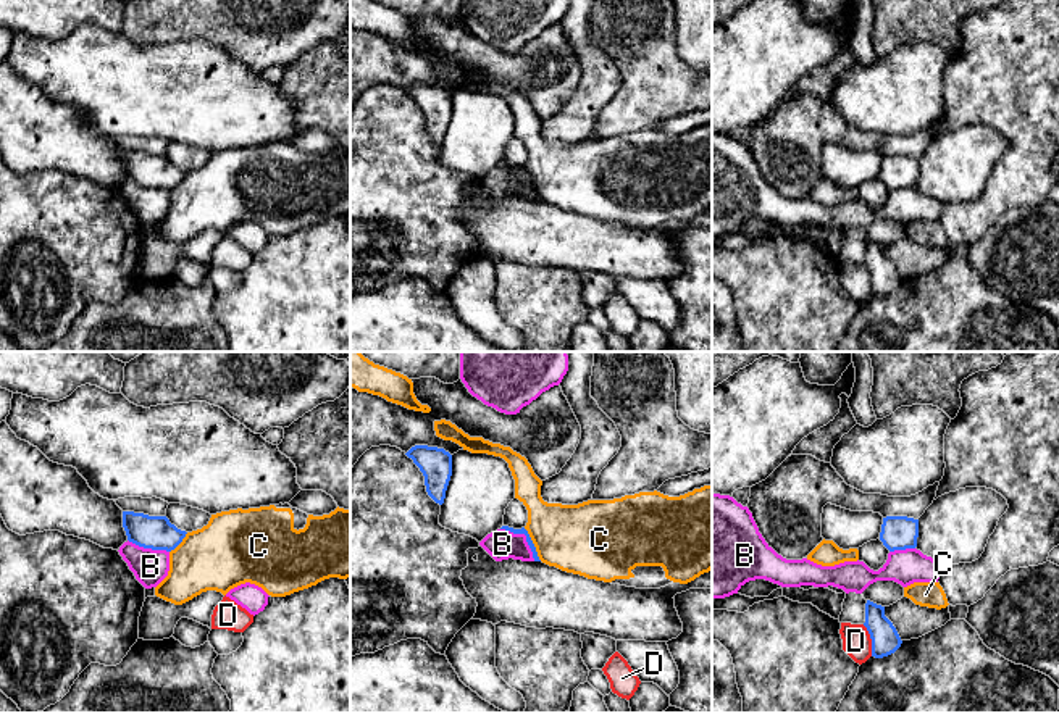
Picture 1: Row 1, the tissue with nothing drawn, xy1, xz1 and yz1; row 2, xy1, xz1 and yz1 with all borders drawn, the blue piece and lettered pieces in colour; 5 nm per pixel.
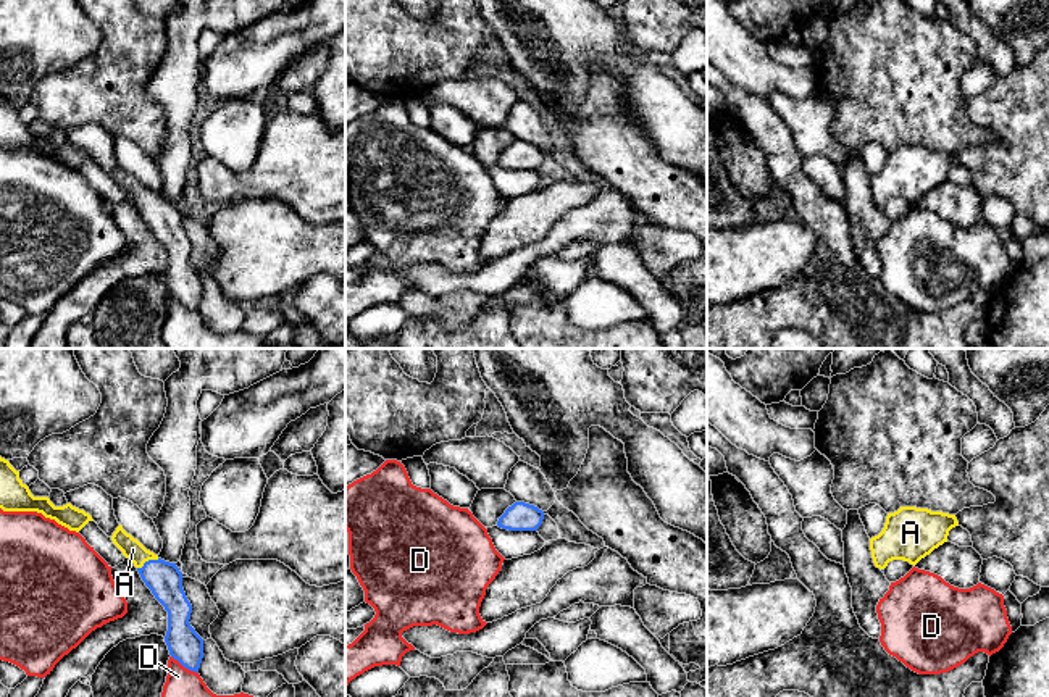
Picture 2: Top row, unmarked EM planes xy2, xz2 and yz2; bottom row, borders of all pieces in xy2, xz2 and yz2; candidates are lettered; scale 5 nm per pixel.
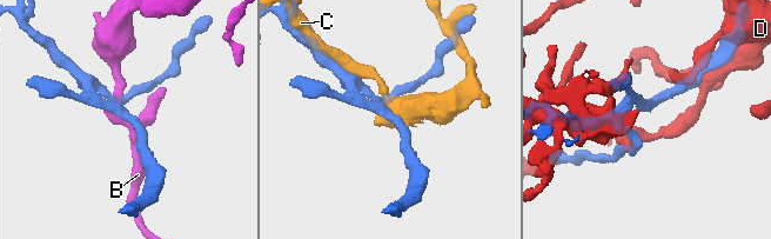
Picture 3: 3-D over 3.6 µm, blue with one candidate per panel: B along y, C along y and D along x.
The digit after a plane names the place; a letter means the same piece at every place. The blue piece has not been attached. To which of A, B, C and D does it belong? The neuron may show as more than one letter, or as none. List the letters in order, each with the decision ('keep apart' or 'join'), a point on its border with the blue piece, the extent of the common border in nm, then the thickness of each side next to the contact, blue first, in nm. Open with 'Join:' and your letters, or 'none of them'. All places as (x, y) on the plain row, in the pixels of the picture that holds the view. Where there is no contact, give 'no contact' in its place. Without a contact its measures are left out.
Join: A
A: join | xy2 (149, 199) | 120 nm | 170/100 nm
B: keep apart | xz1 (525, 173) | 240 nm | 30/150 nm
C: keep apart | xz1 (533, 183) | 190 nm | 30/360 nm
D: keep apart | yz1 (872, 279) | 170 nm | 140/140 nm

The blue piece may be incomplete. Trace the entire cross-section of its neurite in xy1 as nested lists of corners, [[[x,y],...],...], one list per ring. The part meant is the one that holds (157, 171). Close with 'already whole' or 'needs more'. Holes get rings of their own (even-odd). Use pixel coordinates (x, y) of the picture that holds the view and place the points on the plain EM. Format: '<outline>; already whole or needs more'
[[[123,150],[123,166],[129,181],[166,190],[174,189],[187,173],[171,163],[166,155],[149,155],[134,150]]]; already whole

